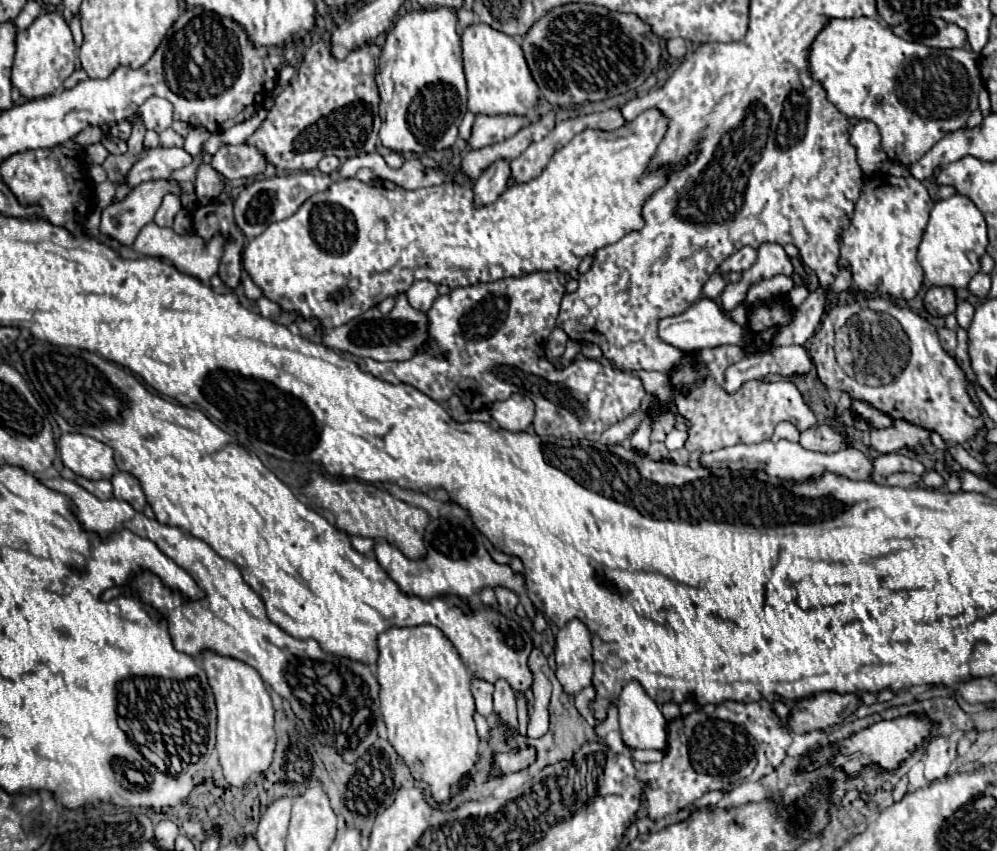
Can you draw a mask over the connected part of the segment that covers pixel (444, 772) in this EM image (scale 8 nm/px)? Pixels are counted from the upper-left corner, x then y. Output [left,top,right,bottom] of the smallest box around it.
[376,625,478,803]

